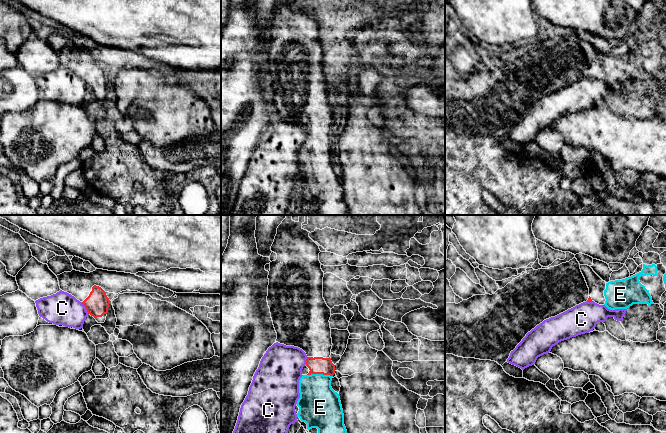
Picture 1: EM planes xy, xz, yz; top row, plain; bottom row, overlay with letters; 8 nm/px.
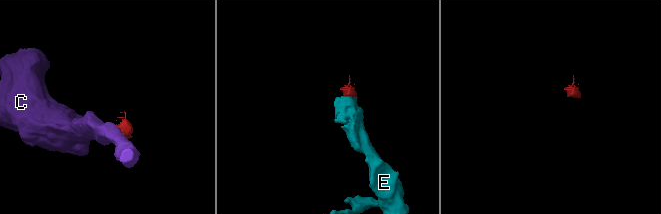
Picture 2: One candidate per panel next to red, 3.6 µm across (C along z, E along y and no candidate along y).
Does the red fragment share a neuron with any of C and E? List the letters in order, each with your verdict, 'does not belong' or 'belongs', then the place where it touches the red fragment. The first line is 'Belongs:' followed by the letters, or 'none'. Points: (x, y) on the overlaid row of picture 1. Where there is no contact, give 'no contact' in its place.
Belongs: E
C: does not belong; contact xy (85, 307)
E: belongs; contact xz (320, 373)

